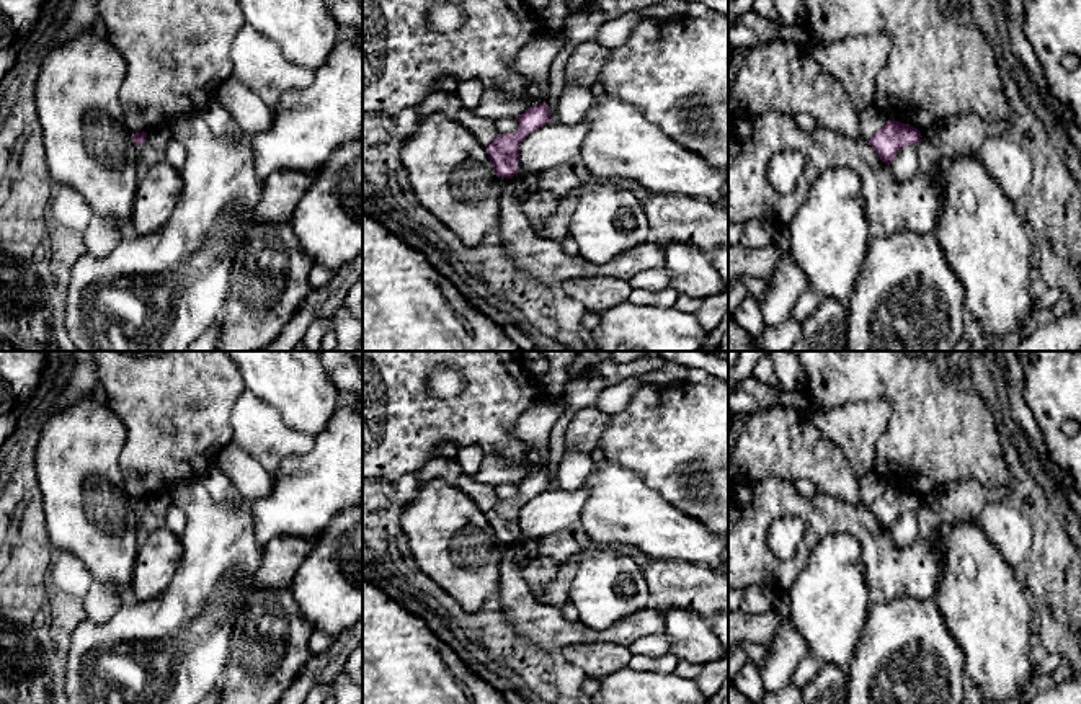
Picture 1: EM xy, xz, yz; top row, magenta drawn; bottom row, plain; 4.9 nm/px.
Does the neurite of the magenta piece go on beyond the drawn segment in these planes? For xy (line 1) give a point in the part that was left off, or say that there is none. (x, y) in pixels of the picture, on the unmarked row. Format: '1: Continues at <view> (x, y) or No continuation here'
1: No continuation here

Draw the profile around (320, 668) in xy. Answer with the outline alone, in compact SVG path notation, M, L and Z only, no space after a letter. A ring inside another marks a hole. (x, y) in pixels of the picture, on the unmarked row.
M363 619L351 629L343 630L323 653L310 655L294 681L274 704L304 704L307 694L322 684L330 684L345 670L348 657L363 642Z

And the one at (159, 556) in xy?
M165 524L144 537L132 568L131 598L147 601L162 595L176 573L181 554L181 539Z

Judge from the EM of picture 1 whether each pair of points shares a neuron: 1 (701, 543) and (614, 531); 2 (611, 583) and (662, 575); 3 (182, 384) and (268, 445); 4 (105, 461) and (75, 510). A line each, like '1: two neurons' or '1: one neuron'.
1: one neuron
2: two neurons
3: two neurons
4: one neuron

